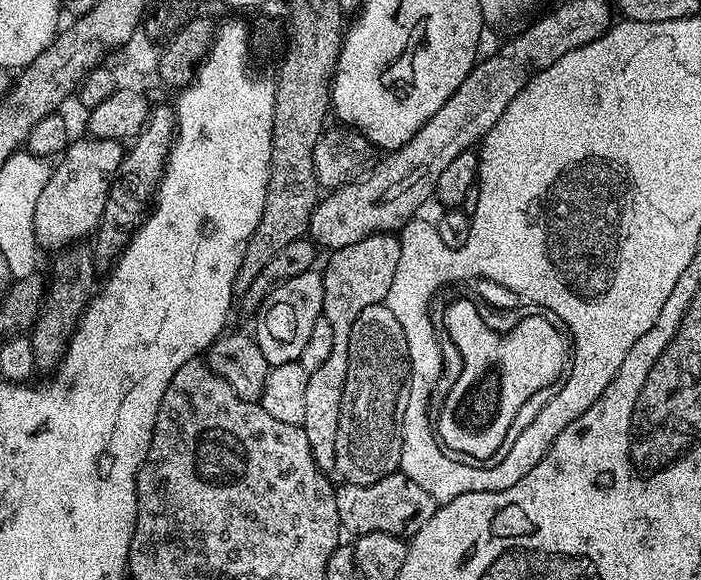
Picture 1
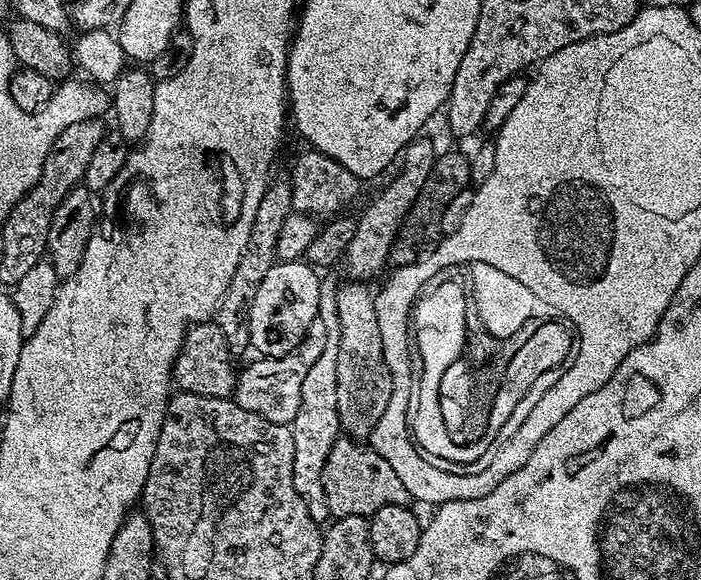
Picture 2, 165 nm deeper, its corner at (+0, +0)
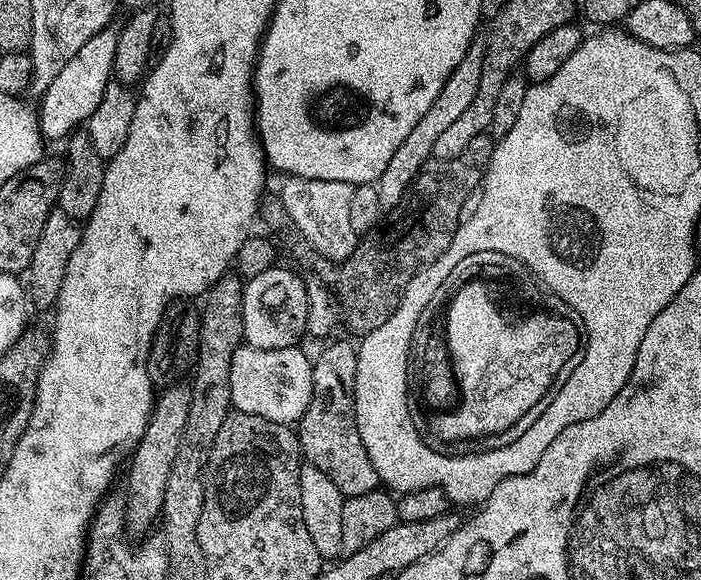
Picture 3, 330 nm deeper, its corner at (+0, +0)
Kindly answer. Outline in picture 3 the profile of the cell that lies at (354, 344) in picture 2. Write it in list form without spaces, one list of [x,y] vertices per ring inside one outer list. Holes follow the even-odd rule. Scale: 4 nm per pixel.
[[[287,177],[285,184],[278,189],[278,195],[286,214],[294,218],[294,226],[310,242],[318,254],[328,260],[341,261],[354,254],[358,233],[352,225],[353,185],[346,182],[326,182],[318,178]]]

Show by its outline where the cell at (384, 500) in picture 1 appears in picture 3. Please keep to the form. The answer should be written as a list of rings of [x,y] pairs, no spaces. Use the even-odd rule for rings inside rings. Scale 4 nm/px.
[[[333,339],[312,360],[312,401],[308,404],[304,416],[298,421],[298,439],[300,451],[307,463],[313,464],[345,498],[358,494],[370,494],[381,487],[380,475],[374,470],[374,462],[370,462],[370,454],[366,454],[366,446],[362,446],[362,438],[356,425],[356,406],[353,396],[356,390],[356,371],[358,370],[358,348],[348,340]]]

